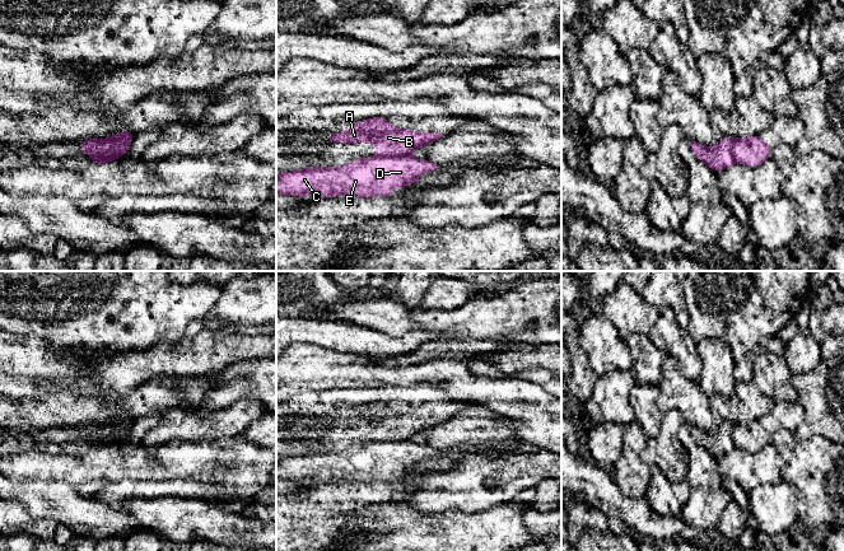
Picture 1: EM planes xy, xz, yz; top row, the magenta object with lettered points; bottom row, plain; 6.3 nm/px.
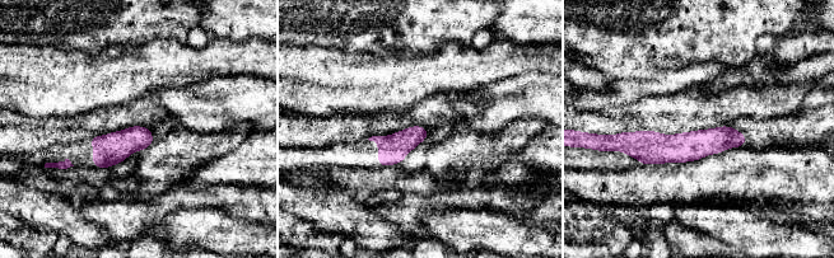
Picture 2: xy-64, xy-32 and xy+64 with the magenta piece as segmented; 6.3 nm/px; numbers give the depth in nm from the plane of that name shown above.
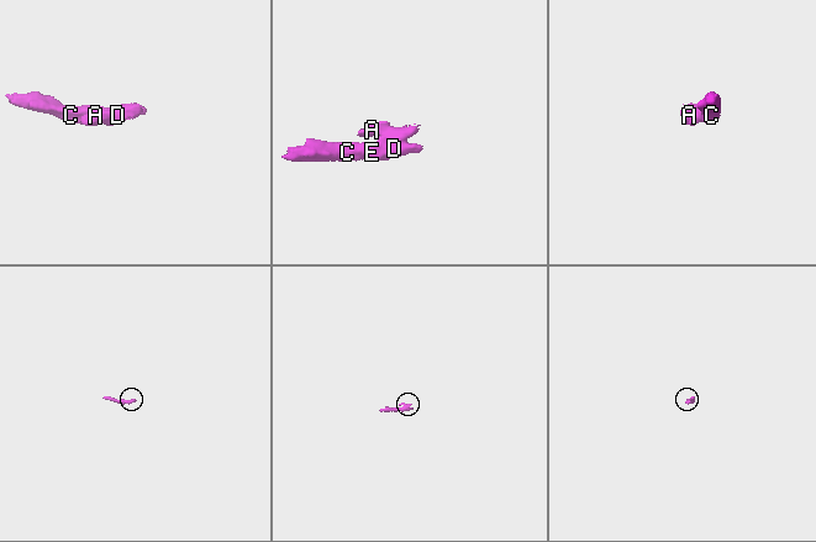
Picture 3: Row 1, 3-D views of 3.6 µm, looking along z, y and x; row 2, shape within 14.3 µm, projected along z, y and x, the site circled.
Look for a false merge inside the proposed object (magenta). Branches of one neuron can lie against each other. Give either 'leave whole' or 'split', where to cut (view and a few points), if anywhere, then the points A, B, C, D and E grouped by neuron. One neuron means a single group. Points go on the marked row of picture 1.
split | xy (85, 140), (130, 141) | A B / C D E

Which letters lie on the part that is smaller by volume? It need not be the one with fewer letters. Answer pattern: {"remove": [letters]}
{"remove": ["A", "B"]}

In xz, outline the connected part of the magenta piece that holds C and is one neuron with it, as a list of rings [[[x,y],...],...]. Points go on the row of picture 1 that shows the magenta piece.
[[[411,155],[368,157],[337,167],[311,167],[276,174],[276,193],[285,196],[330,196],[390,197],[397,188],[415,185],[423,173],[438,169],[432,160],[420,160]]]

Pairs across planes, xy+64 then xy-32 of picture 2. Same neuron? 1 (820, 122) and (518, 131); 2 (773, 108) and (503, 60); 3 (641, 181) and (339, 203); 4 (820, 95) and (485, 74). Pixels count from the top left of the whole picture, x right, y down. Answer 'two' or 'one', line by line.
1: one
2: two
3: two
4: two

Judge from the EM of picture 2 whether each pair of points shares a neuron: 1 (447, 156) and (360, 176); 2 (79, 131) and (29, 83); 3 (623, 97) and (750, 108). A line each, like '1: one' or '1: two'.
1: two
2: two
3: two

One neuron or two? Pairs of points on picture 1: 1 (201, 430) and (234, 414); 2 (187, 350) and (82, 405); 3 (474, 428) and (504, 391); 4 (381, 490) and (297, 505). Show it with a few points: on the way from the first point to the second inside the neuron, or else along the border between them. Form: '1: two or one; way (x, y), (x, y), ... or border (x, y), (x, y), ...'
1: one; way (209, 426), (227, 421)
2: two; border (129, 390), (122, 395), (79, 395), (70, 392)
3: two; border (480, 405), (507, 418), (514, 426)
4: one; way (360, 495), (336, 499), (326, 505), (317, 505)

